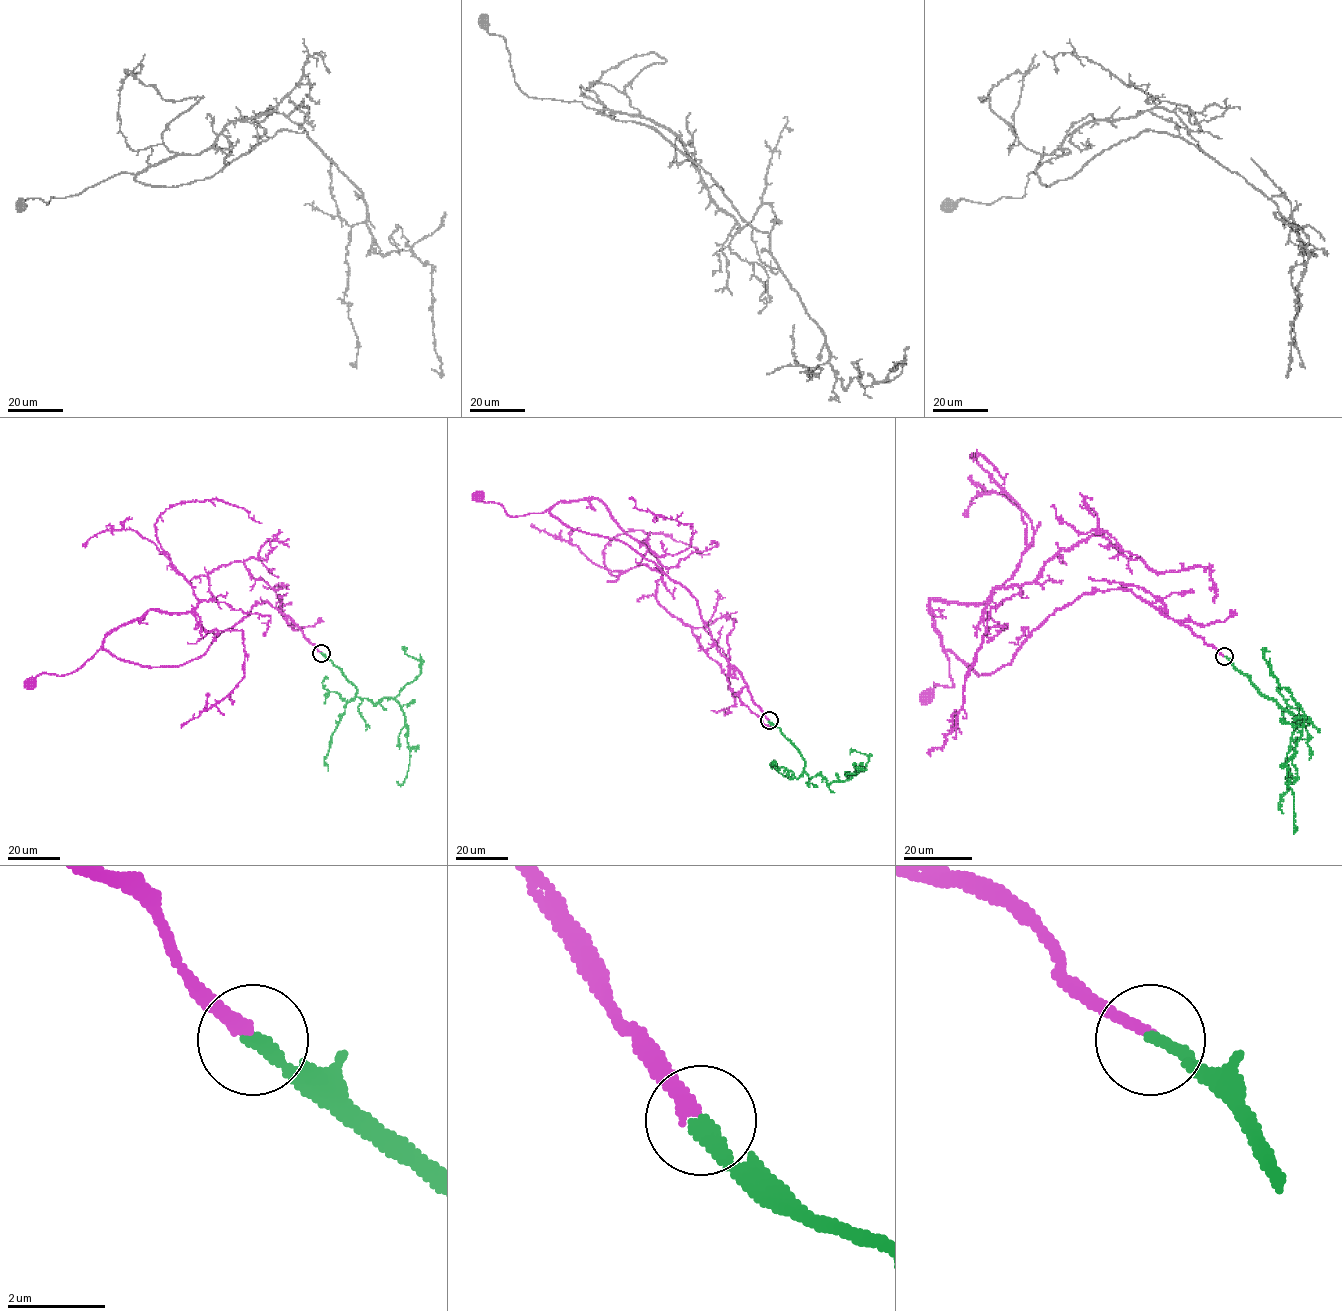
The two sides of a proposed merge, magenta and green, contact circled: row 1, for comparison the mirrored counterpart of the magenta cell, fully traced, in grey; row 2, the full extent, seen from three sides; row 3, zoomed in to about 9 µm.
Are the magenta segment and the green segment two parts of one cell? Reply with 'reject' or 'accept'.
accept

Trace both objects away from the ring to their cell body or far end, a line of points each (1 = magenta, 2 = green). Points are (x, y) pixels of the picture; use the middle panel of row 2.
1: (769, 720), (717, 649), (697, 602), (651, 561), (618, 540), (567, 527), (549, 510), (509, 516), (478, 496)
2: (769, 720), (796, 747), (809, 777), (841, 781), (858, 769), (845, 775)

